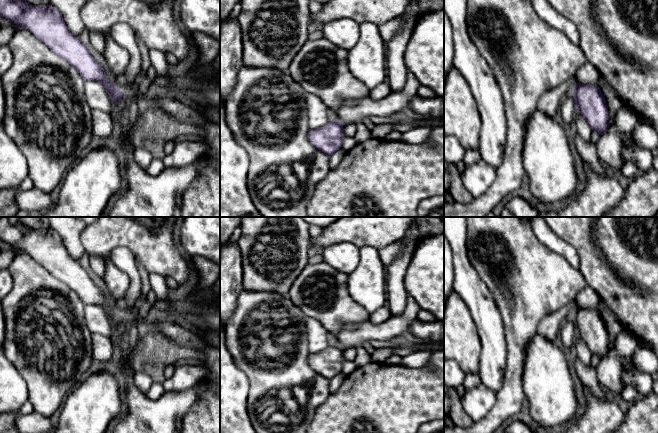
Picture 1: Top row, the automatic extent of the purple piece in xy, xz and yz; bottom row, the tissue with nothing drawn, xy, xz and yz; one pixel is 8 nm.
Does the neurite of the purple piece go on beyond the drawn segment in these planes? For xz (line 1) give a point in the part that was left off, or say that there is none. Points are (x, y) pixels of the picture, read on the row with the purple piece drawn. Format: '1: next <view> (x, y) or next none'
1: next none

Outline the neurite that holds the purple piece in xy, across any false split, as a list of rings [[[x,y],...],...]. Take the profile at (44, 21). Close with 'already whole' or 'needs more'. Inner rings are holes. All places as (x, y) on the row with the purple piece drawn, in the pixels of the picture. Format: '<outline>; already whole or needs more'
[[[0,0],[0,17],[30,30],[55,54],[65,59],[85,80],[100,82],[118,104],[121,91],[106,79],[104,69],[86,46],[67,28],[61,13],[52,5],[29,5],[24,0]]]; already whole

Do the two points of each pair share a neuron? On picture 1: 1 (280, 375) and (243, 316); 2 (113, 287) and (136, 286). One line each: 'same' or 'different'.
1: same
2: different

